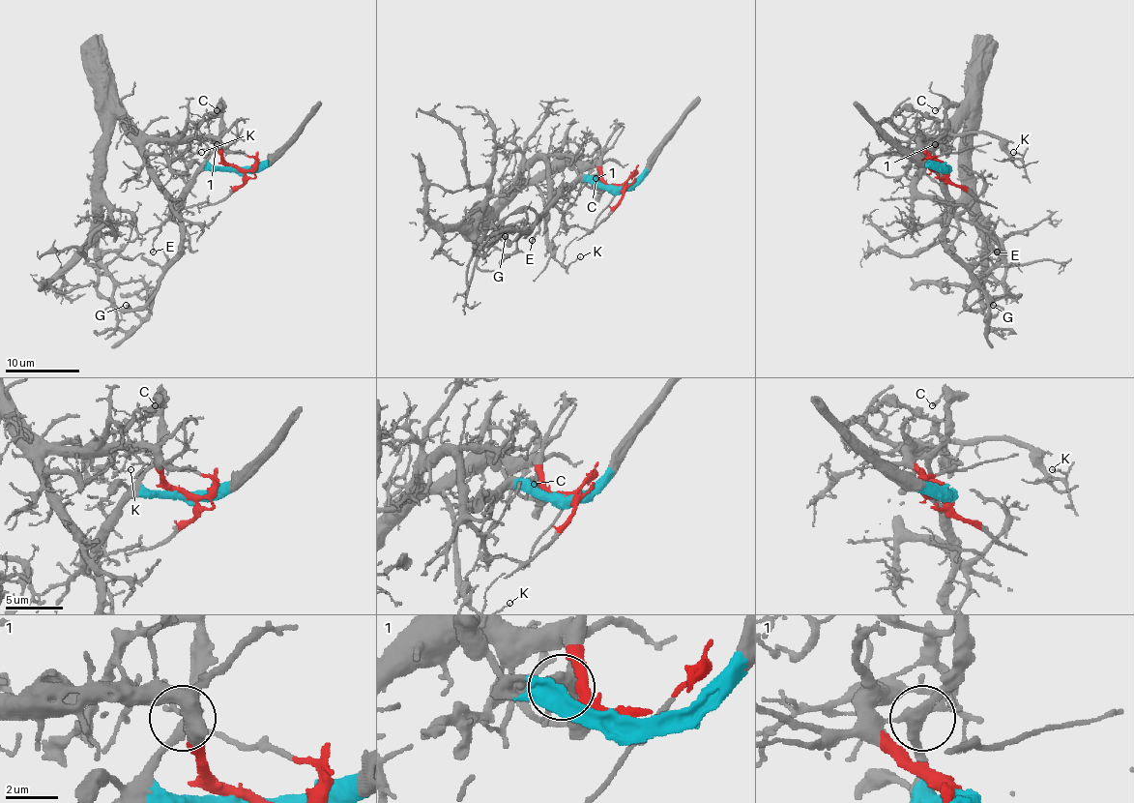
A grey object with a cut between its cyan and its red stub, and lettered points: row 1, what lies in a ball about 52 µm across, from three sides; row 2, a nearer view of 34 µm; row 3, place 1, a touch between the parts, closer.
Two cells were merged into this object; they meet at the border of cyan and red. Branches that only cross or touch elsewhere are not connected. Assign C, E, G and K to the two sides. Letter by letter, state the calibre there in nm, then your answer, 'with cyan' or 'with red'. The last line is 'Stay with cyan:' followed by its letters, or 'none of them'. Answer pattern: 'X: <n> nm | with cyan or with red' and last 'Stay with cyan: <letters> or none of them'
C: 170 nm | with cyan
E: 150 nm | with red
G: 240 nm | with cyan
K: 100 nm | with red
Stay with cyan: C, G

